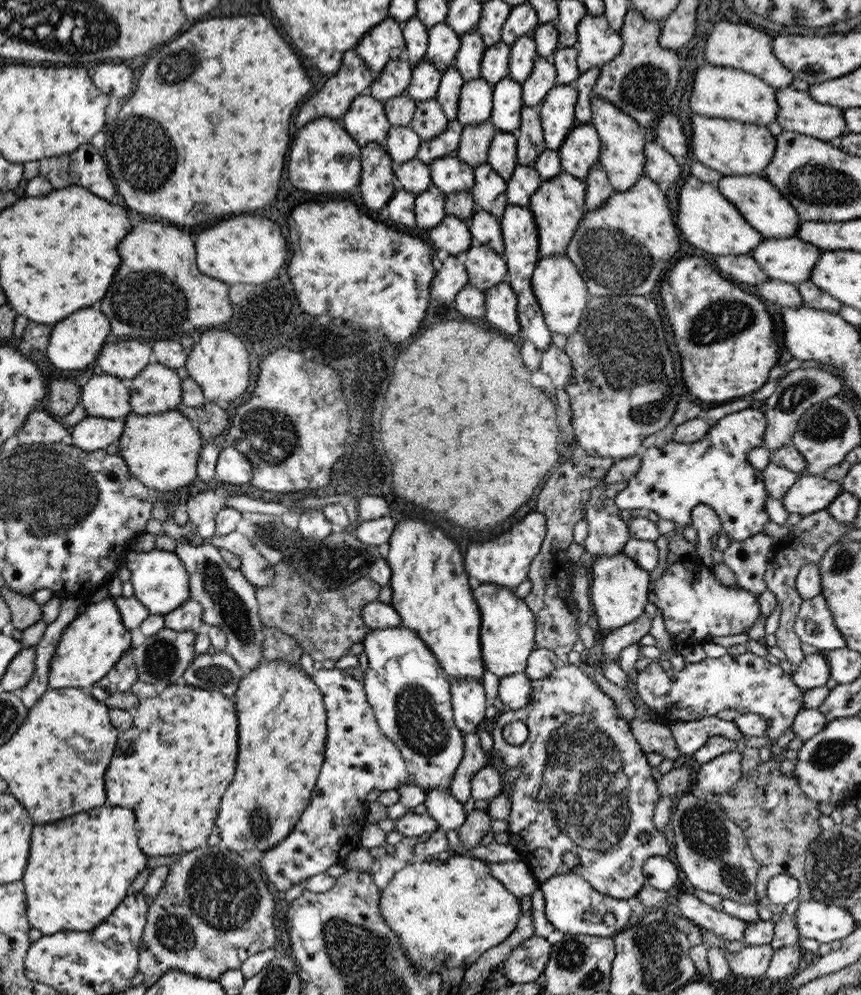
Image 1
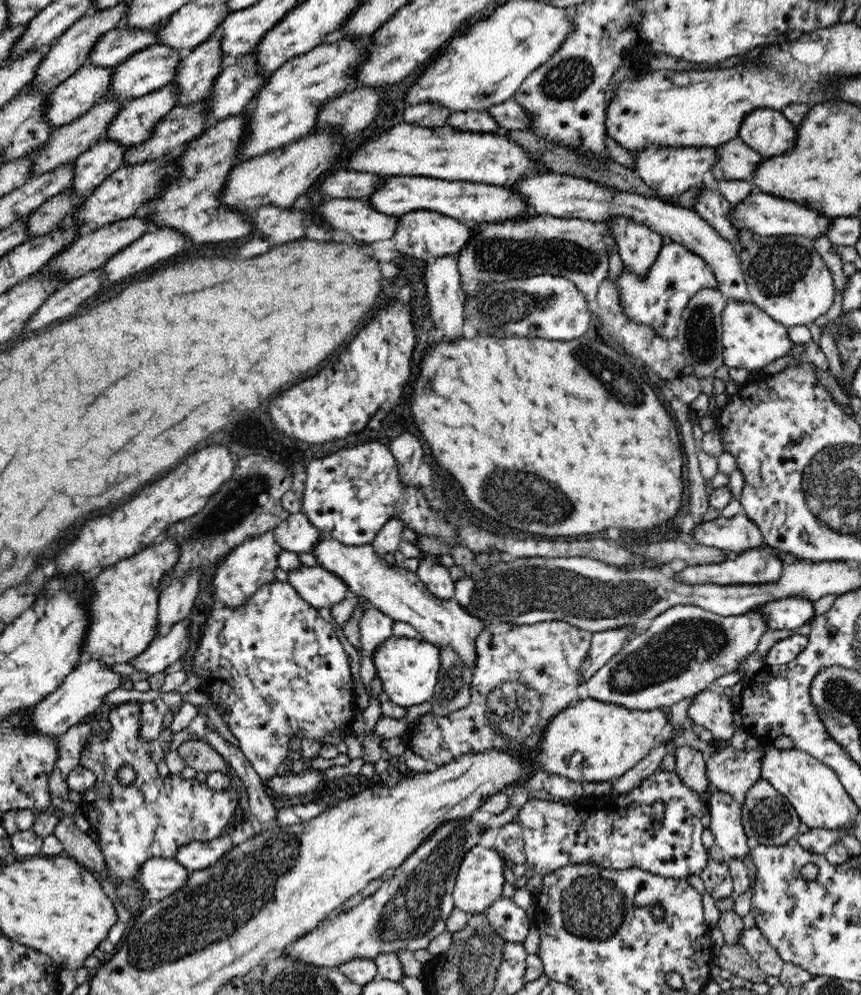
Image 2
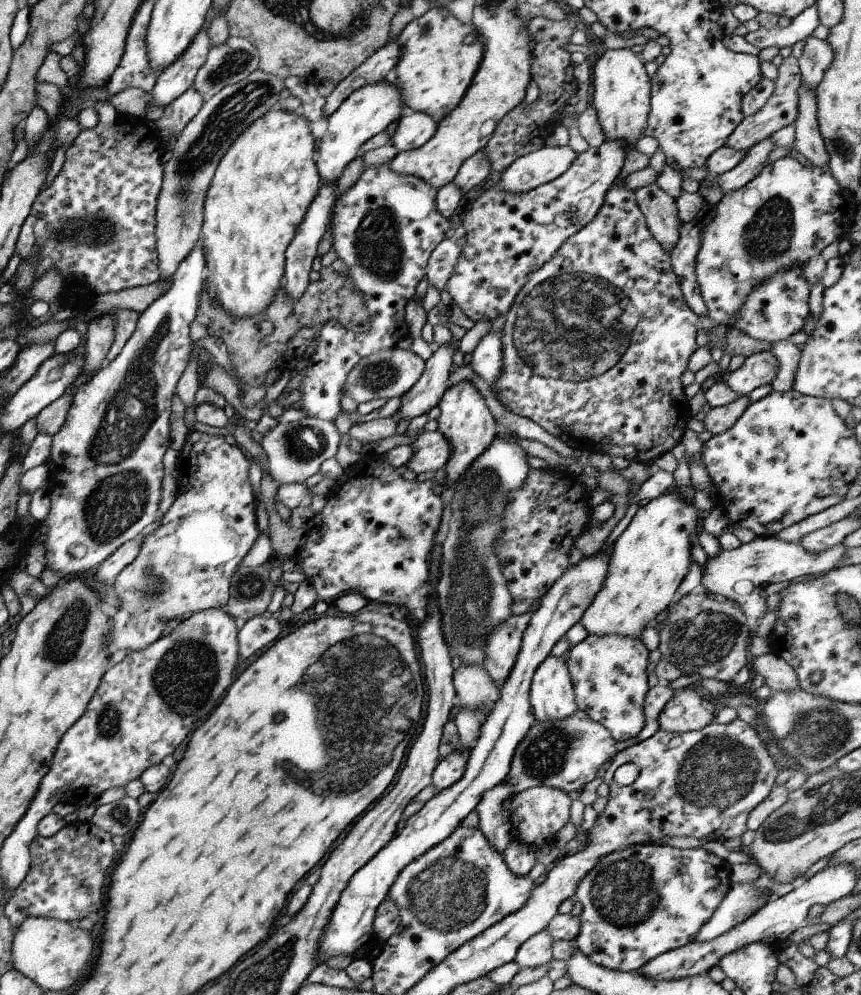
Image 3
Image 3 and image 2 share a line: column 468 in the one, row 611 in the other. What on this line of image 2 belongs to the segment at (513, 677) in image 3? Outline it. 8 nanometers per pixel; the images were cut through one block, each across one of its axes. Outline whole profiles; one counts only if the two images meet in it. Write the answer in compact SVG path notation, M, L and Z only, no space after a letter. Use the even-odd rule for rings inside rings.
M788 597L765 602L756 607L770 630L780 630L787 633L793 628L804 626L814 616L813 602L800 597Z

